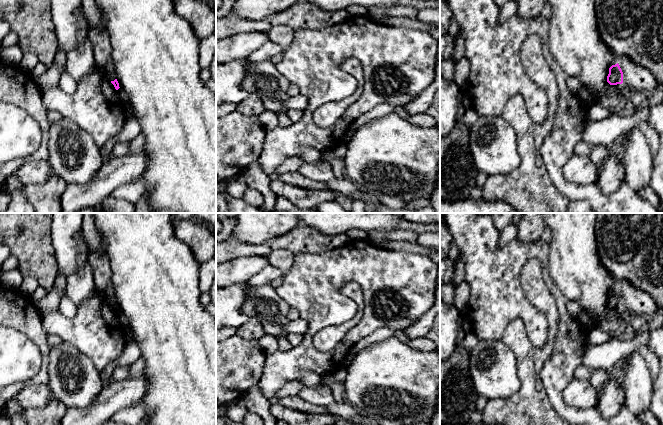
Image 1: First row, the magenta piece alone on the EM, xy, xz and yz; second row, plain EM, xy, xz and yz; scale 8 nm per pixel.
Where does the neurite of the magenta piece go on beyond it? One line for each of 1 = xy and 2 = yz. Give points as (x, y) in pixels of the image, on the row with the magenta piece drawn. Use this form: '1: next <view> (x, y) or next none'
1: next none
2: next none

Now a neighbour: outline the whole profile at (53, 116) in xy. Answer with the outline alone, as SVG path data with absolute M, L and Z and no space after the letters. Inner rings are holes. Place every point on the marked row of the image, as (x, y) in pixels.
M47 110L46 118L50 124L54 124L60 122L63 119L63 116L56 110Z

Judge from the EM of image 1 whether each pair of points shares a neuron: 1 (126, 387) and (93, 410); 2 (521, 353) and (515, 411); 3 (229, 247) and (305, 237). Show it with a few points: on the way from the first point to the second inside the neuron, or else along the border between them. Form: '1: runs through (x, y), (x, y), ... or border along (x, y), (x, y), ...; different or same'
1: runs through (118, 395), (101, 409); same
2: runs through (528, 367), (528, 397); same
3: runs through (248, 249), (264, 249), (279, 242), (286, 242); same

